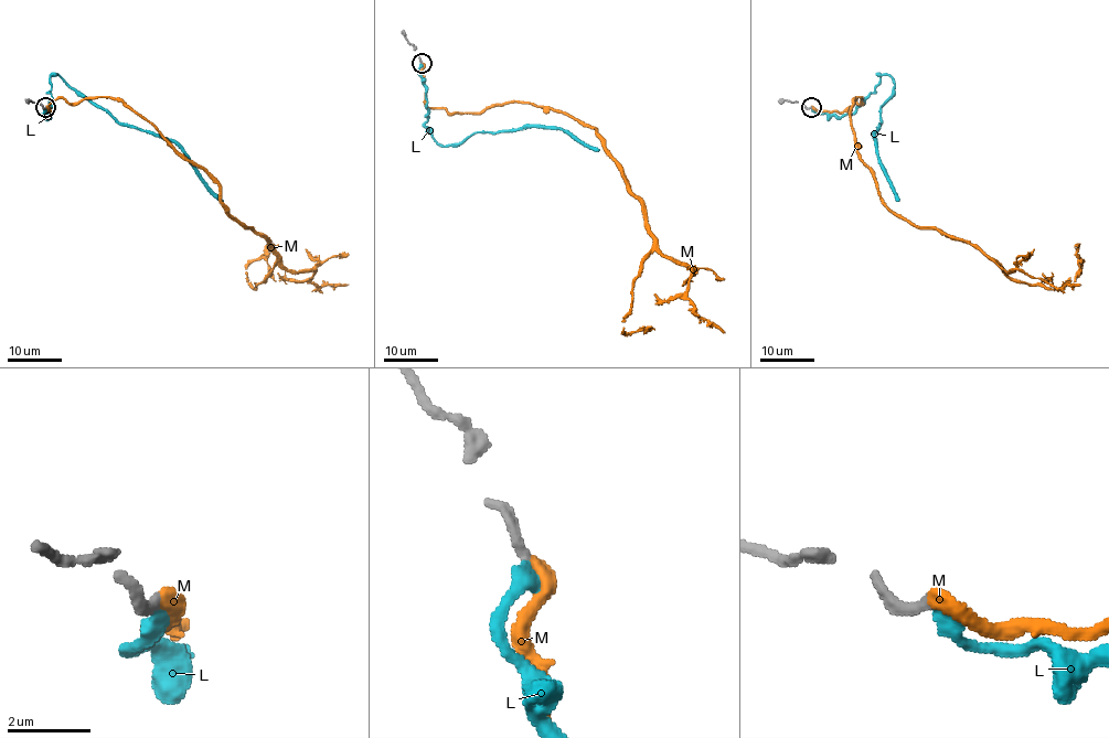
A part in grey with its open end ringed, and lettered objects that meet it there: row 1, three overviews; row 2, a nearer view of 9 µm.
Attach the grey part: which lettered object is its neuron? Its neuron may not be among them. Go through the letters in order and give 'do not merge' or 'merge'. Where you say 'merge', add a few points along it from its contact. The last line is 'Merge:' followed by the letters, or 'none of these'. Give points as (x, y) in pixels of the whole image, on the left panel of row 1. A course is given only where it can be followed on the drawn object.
L: do not merge
M: merge | via (45, 107), (124, 100), (270, 245), (276, 263), (255, 289), (246, 279), (246, 267), (264, 258), (275, 281)
Merge: M

